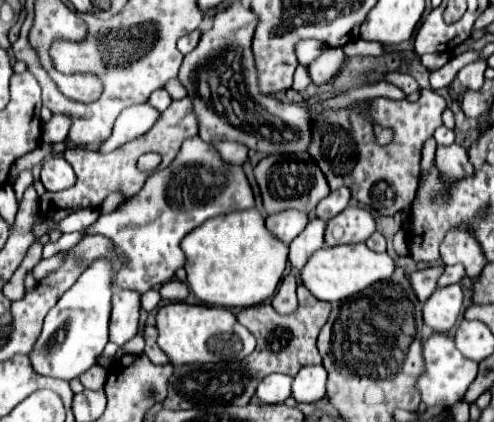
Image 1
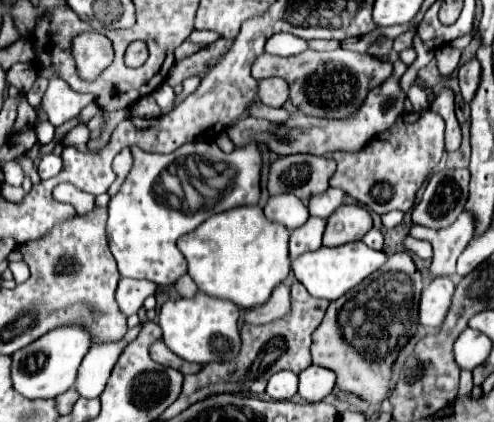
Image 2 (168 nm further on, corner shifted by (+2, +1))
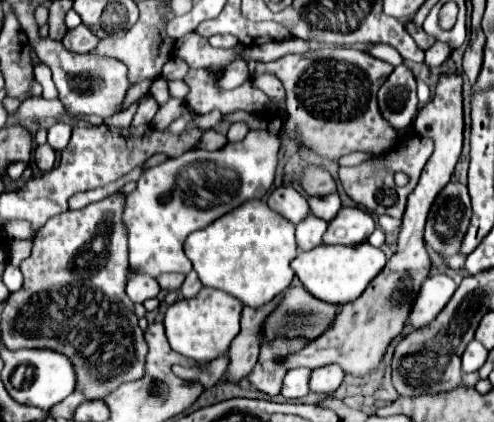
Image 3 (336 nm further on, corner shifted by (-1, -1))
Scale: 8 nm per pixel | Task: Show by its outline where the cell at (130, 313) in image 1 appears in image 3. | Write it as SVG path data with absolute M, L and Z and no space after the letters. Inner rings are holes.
M130 276L126 284L126 294L134 304L142 304L148 298L156 298L160 292L158 282L152 276Z

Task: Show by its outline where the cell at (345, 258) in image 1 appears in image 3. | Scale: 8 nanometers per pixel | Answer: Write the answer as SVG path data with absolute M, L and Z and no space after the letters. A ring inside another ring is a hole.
M368 242L356 244L356 246L326 246L320 244L318 248L310 252L300 252L292 260L292 270L304 284L304 288L318 300L324 300L328 304L346 304L350 300L356 300L364 288L376 278L376 274L384 268L386 256L380 248L370 246Z

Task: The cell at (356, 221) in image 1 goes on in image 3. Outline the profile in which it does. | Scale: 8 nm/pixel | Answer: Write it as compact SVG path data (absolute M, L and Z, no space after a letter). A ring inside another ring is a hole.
M342 208L338 216L328 224L324 244L362 244L374 232L376 222L370 212L362 208Z

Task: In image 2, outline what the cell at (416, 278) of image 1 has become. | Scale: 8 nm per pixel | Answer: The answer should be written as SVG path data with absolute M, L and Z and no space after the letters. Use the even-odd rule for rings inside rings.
M467 210L463 212L453 226L443 228L443 230L431 230L431 228L421 228L413 226L411 236L413 238L425 238L425 240L443 240L443 242L433 242L433 262L431 262L431 278L437 276L451 276L455 274L455 262L459 254L465 250L465 246L471 242L475 234L475 216Z

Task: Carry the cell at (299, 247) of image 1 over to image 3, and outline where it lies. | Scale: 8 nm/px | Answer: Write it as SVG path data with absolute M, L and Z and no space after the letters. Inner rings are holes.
M308 214L306 220L302 220L302 224L296 226L296 242L298 242L298 248L302 252L306 250L312 250L316 246L322 244L322 236L326 232L326 222L316 218L314 214Z

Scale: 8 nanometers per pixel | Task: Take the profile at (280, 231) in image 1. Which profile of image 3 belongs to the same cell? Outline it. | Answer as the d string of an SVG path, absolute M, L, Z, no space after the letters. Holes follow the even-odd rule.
M280 186L280 188L276 188L268 196L268 206L274 212L282 214L292 224L302 222L310 214L310 208L308 208L306 198L298 190L294 190L292 186Z

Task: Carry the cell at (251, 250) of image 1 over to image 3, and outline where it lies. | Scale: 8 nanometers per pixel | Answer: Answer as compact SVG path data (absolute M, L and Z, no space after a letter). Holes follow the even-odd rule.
M248 200L210 226L192 232L184 242L184 252L192 260L202 286L224 290L250 308L264 306L290 286L294 278L290 262L298 254L294 224L282 220L262 200Z

